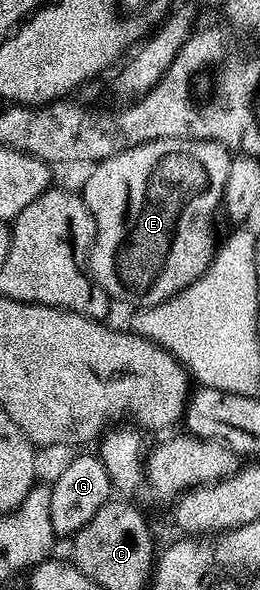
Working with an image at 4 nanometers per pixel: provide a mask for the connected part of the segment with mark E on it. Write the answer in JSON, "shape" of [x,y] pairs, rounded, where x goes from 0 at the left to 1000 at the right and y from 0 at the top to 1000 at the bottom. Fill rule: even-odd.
{"shape":[[[604,236],[558,242],[542,249],[512,249],[496,256],[465,256],[419,269],[377,275],[365,286],[335,300],[335,308],[312,319],[319,342],[342,351],[342,358],[365,373],[365,412],[342,431],[342,454],[365,480],[408,493],[415,505],[477,510],[500,520],[546,520],[600,517],[665,500],[681,500],[712,486],[727,486],[812,449],[812,439],[827,434],[835,407],[827,408],[827,361],[846,359],[865,324],[865,303],[881,303],[881,283],[892,261],[873,247],[831,239],[731,239],[727,236]]]}

